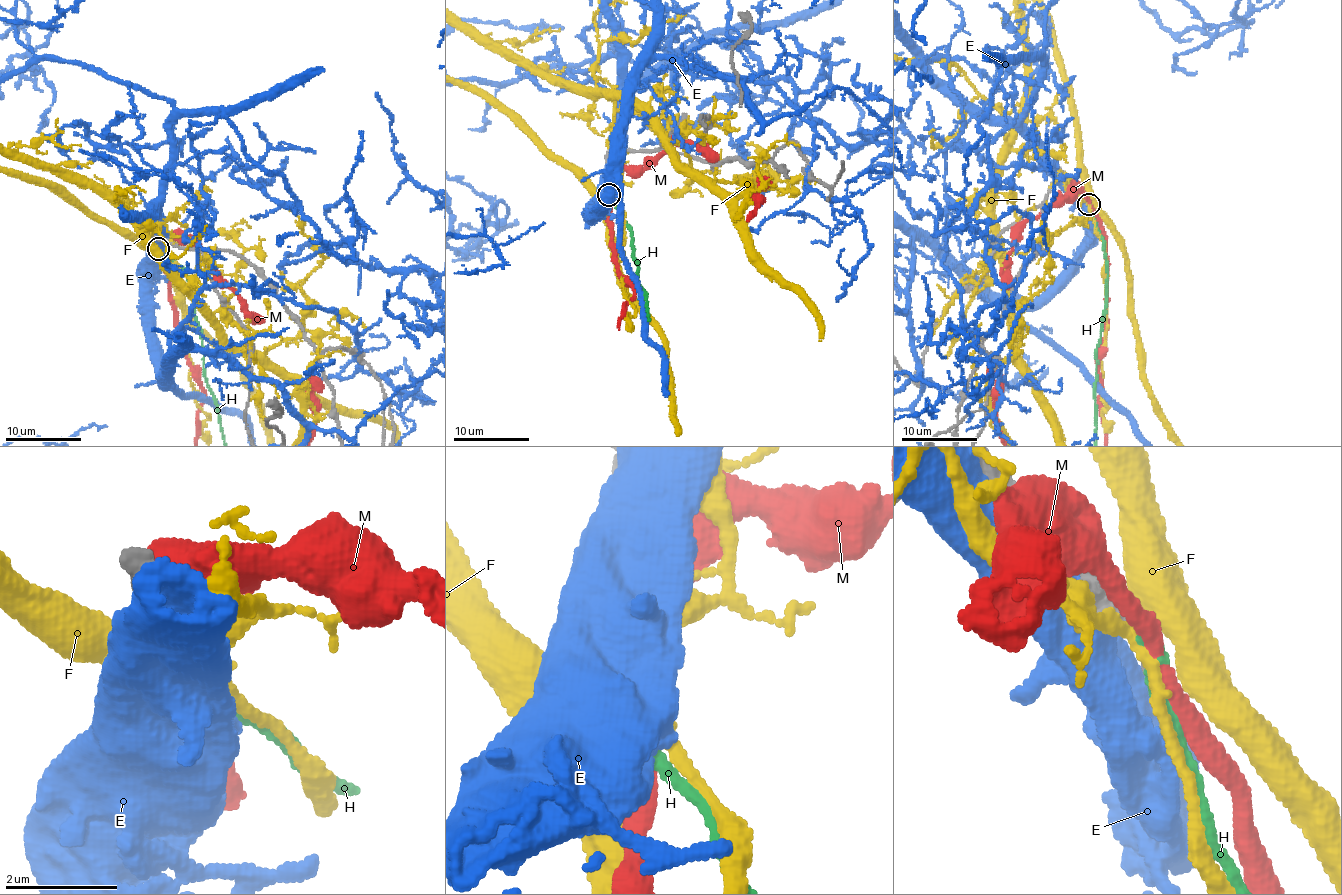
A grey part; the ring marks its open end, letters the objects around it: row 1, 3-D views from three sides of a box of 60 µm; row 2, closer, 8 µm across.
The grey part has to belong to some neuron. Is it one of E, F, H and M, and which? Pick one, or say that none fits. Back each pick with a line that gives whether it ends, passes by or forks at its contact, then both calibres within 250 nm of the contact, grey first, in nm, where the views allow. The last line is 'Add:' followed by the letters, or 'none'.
H: it ends there; 320 nm thick on the grey side, 260 nm on the other
Add: H

